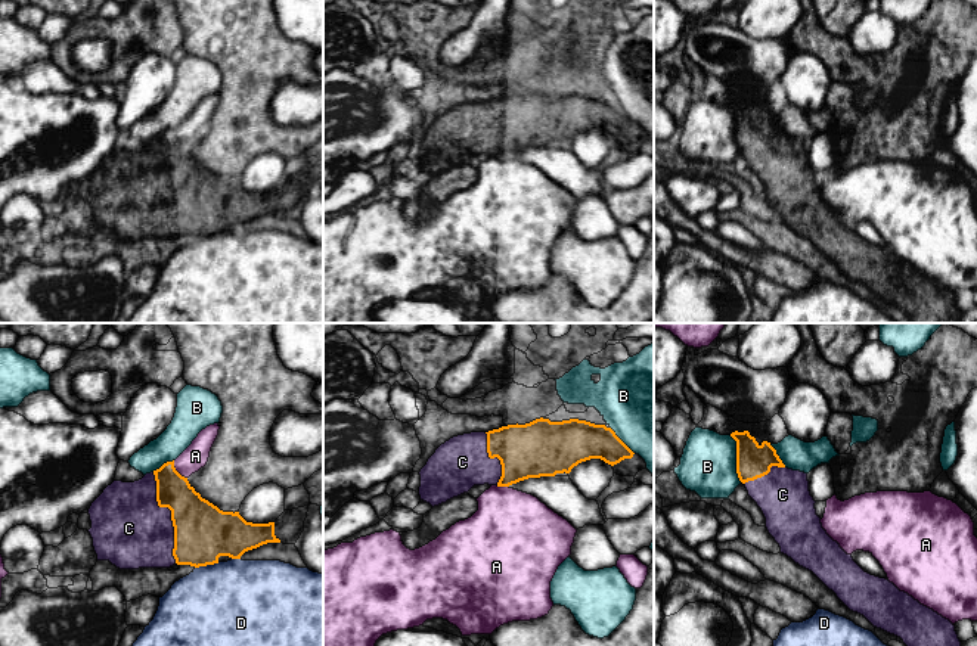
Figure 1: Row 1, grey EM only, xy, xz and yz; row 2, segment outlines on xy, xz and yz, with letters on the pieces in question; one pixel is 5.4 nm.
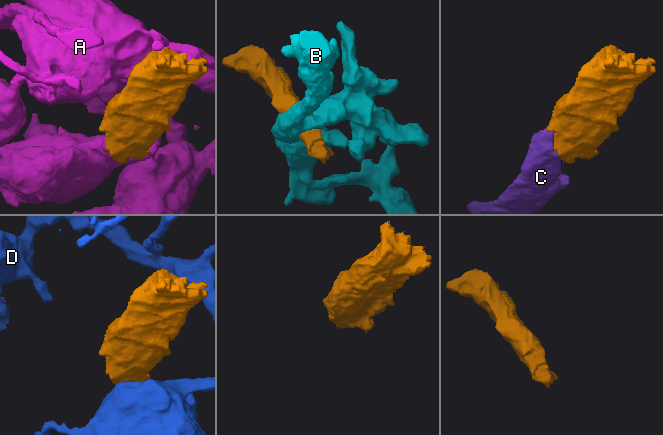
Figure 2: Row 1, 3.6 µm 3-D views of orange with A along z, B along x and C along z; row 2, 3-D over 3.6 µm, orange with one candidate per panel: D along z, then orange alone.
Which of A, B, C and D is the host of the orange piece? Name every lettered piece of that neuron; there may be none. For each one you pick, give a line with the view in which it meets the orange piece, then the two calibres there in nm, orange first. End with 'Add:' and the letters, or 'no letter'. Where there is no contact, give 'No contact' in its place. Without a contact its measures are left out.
C: Touches orange in xy. Thickness 320 nm (orange) against 400 nm
Add: C

